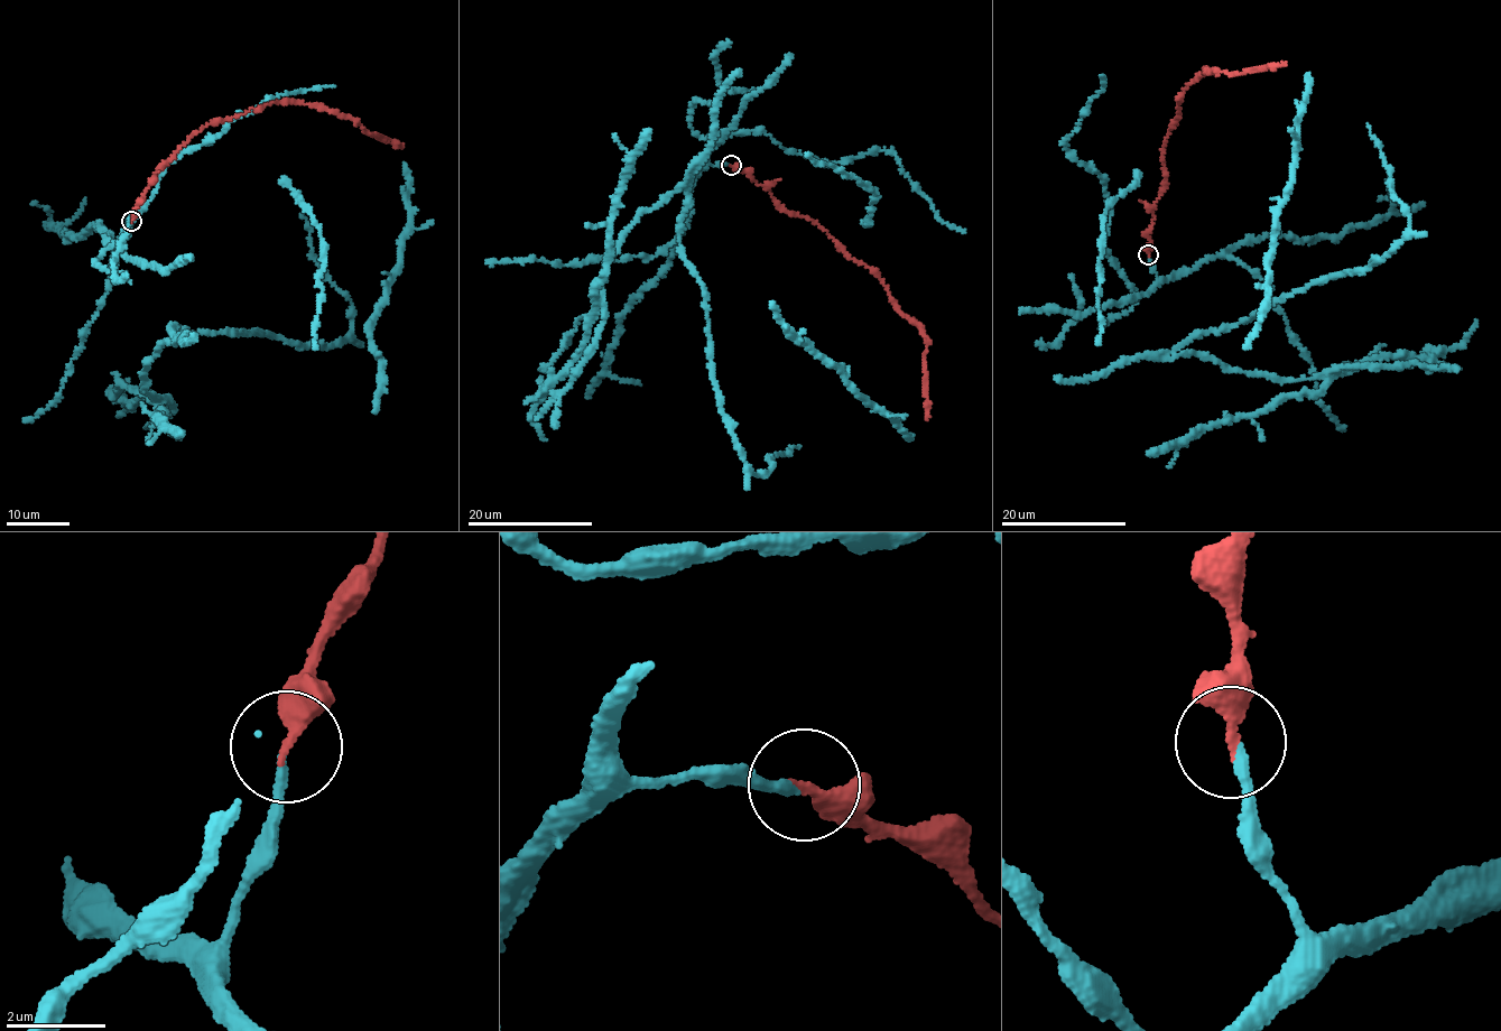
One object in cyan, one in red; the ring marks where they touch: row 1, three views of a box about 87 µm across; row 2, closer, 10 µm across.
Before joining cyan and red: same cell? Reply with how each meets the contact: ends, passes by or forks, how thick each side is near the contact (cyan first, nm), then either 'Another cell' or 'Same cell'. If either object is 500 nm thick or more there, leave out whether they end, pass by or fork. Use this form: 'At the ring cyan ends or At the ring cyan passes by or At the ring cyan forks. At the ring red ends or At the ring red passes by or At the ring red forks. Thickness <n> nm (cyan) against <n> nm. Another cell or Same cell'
At the ring cyan ends. At the ring red ends. Thickness 180 nm (cyan) against 360 nm. Same cell

